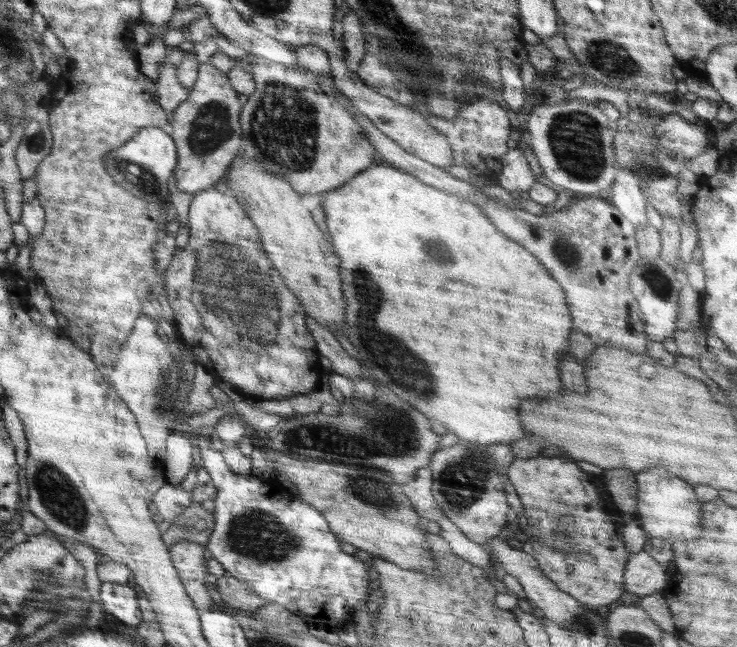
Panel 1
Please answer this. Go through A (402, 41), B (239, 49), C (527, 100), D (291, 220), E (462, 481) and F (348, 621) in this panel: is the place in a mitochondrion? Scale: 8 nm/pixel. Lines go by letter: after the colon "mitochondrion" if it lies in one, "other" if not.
A: mitochondrion
B: other
C: other
D: other
E: mitochondrion
F: other

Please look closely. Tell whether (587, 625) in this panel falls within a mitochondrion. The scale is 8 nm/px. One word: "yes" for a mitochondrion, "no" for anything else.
yes

